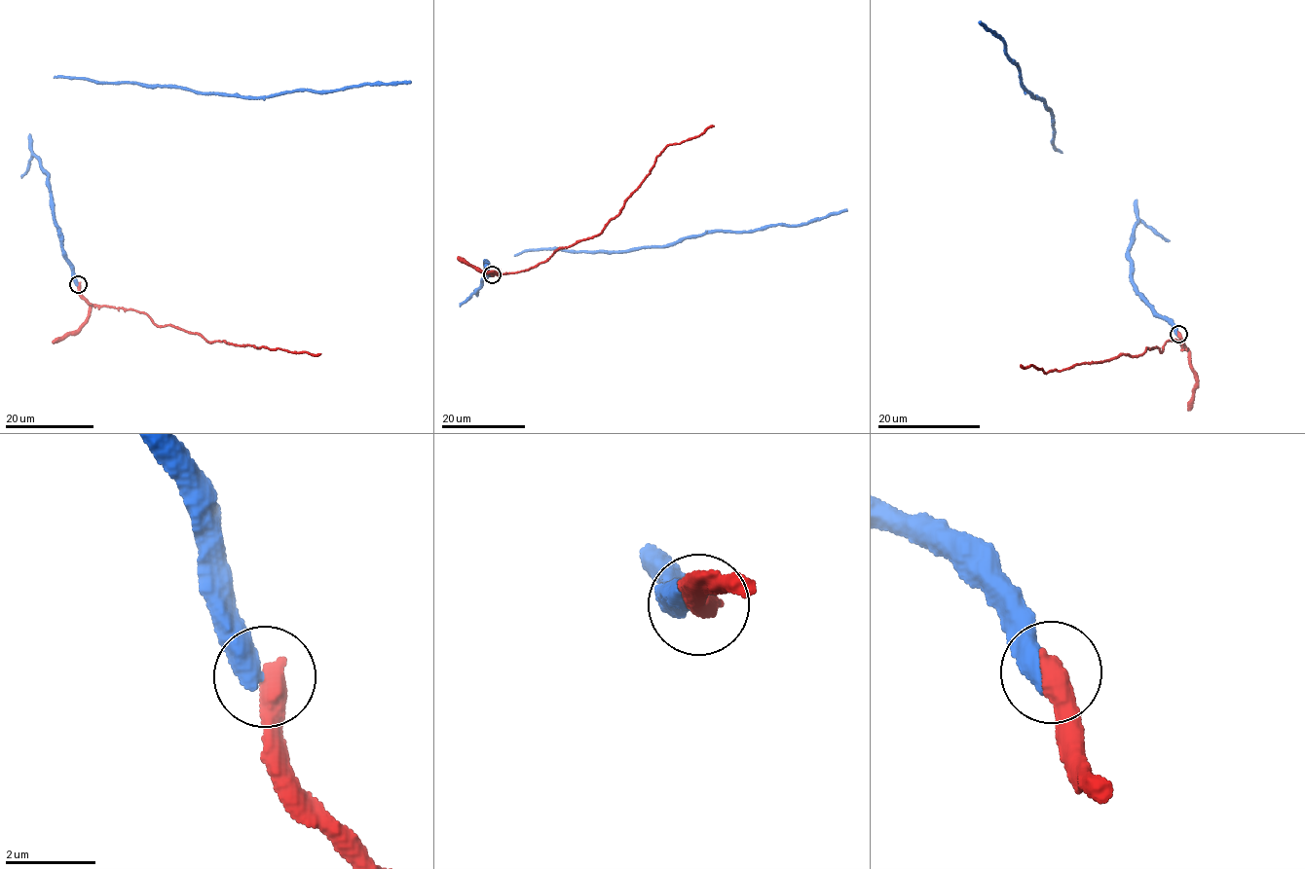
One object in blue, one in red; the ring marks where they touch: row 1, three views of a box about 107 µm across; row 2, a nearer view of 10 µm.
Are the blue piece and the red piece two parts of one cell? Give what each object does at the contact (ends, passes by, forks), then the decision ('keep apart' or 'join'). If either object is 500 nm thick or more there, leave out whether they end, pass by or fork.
join

